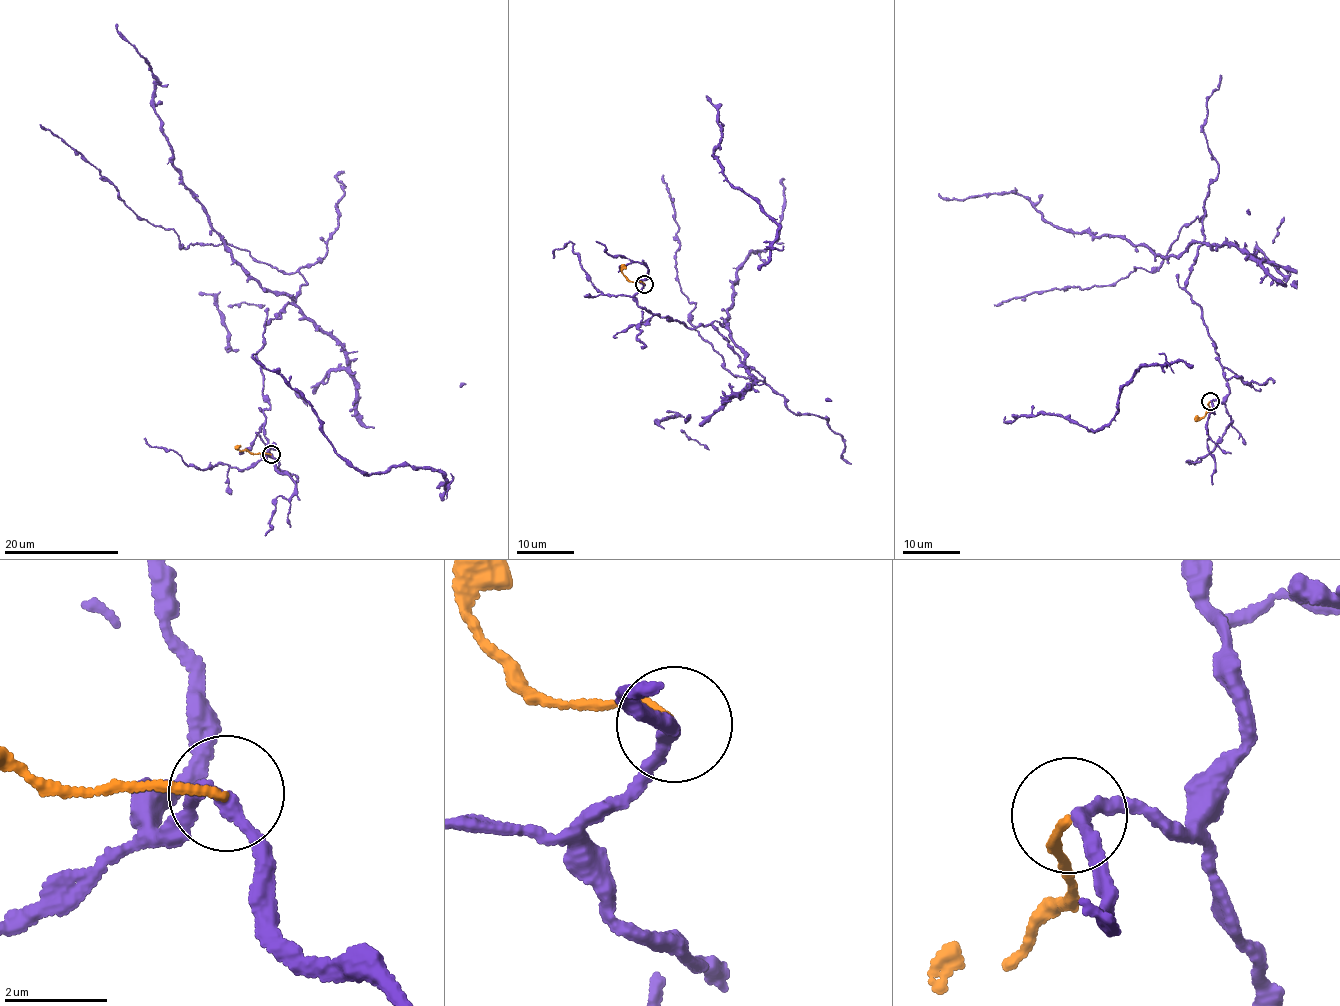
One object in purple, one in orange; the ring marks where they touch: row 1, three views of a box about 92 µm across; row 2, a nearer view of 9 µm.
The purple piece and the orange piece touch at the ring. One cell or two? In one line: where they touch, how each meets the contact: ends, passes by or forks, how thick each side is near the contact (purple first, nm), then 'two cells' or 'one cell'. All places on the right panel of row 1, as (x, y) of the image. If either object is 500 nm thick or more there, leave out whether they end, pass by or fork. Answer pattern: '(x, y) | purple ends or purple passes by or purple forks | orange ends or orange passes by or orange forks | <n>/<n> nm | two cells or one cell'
(1210, 401) | purple passes by | orange ends | 200/150 nm | two cells

